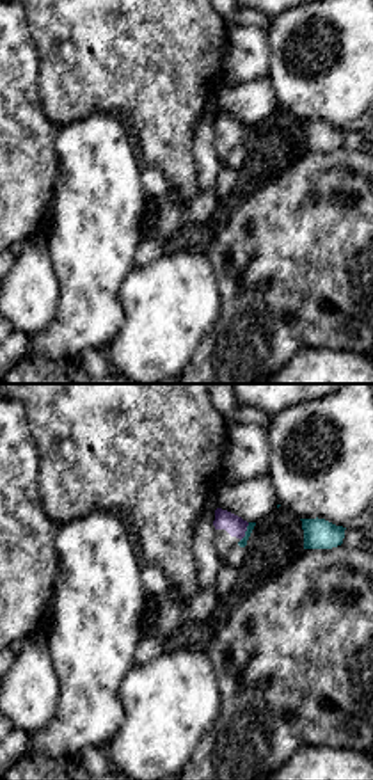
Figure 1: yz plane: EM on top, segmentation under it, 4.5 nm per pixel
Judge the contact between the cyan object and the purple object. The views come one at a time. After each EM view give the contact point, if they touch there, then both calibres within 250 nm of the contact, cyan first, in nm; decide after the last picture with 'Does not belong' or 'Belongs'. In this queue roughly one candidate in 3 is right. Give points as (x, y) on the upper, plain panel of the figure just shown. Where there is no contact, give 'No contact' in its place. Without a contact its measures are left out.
Touches cyan at (246, 134). Thickness 40 nm (cyan) against 90 nm

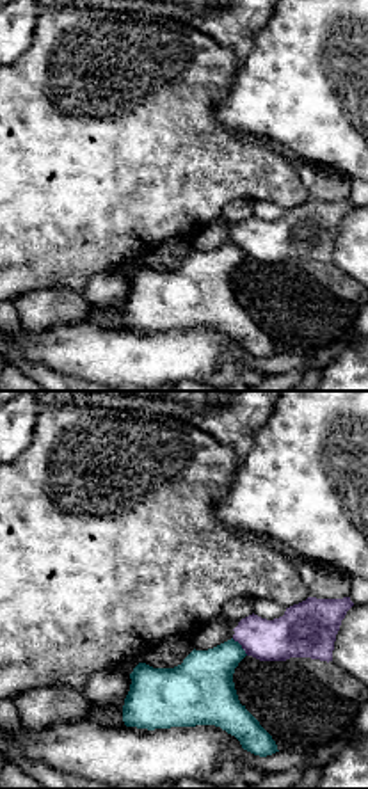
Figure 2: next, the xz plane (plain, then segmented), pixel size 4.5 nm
Touches cyan at (240, 247). Thickness 280 nm (cyan) against 200 nm

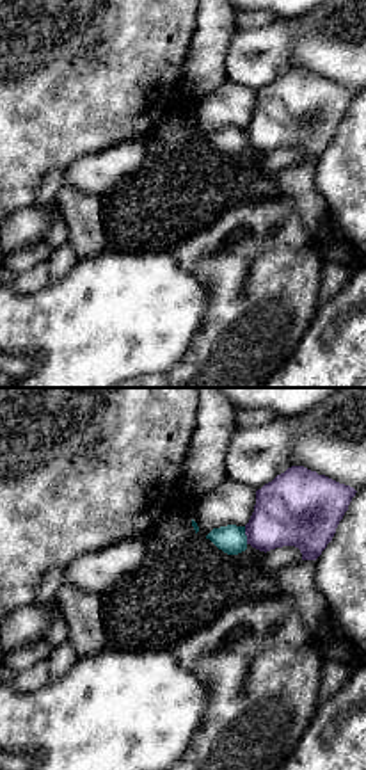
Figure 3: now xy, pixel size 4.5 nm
Touches cyan at (246, 137). Thickness 140 nm (cyan) against 320 nm

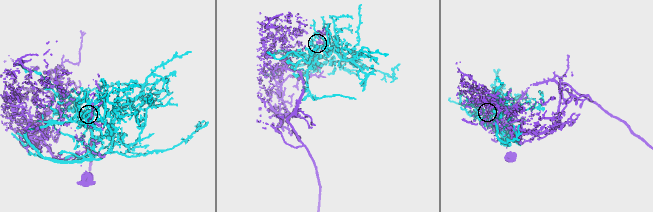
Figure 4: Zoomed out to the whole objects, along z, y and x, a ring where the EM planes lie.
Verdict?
Does not belong

